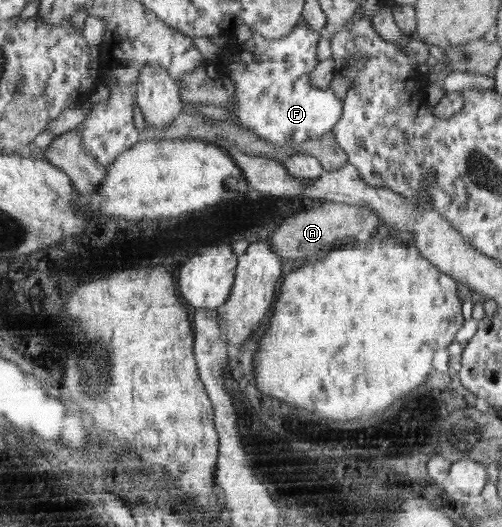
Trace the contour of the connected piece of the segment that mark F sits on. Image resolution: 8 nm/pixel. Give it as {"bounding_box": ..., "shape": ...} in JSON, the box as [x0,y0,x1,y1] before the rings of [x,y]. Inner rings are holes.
{"bounding_box":[226,20,344,146],"shape":[[[300,20],[300,22],[292,29],[292,32],[289,32],[284,38],[264,38],[260,33],[253,33],[251,37],[243,42],[240,45],[239,54],[231,55],[232,61],[232,74],[227,74],[226,76],[230,76],[232,81],[235,82],[235,103],[231,106],[231,114],[235,116],[235,122],[240,124],[243,128],[250,130],[257,134],[262,140],[267,140],[270,144],[274,146],[279,145],[296,145],[302,144],[302,142],[306,142],[306,140],[310,140],[310,138],[321,137],[325,135],[327,132],[332,131],[336,126],[336,123],[340,120],[344,110],[344,100],[340,100],[334,92],[327,88],[318,88],[318,86],[309,85],[308,79],[306,77],[306,72],[318,66],[318,42],[320,42],[321,31],[318,29],[309,27],[309,24],[306,24],[304,20]]]}

